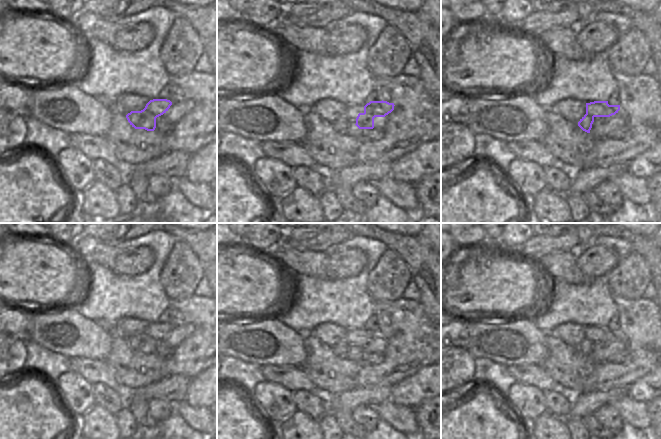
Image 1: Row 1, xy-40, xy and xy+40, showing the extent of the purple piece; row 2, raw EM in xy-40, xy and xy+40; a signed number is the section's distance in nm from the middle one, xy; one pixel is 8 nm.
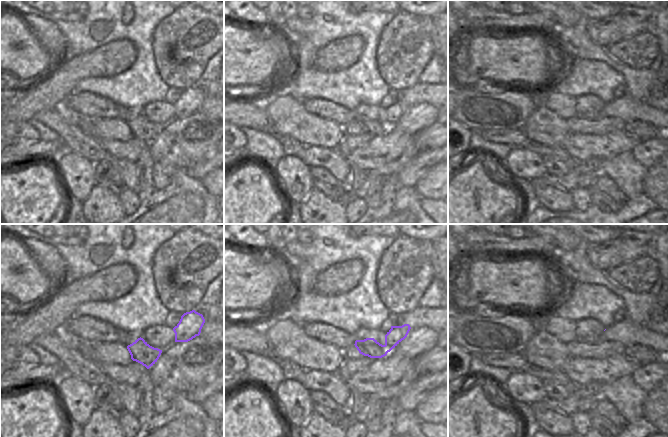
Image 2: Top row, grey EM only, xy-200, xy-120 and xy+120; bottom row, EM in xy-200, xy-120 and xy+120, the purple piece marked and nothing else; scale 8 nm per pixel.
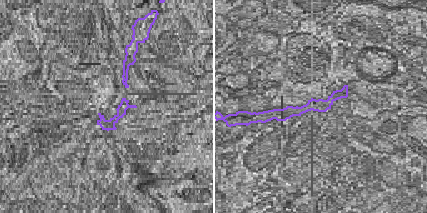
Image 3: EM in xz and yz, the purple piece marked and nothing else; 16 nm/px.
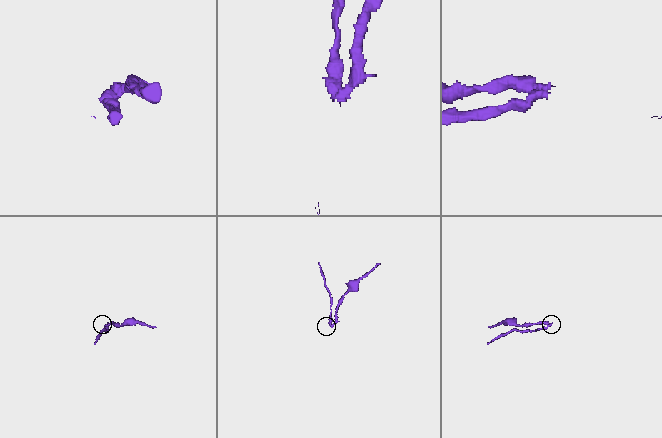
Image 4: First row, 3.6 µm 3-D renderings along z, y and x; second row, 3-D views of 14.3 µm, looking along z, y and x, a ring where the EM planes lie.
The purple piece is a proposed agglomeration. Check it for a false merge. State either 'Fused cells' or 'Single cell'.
Fused cells.

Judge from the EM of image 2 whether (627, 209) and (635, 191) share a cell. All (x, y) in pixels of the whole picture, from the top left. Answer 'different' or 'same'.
different

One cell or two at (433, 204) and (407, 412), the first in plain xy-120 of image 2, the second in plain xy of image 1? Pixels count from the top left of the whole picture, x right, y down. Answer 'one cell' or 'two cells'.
one cell

